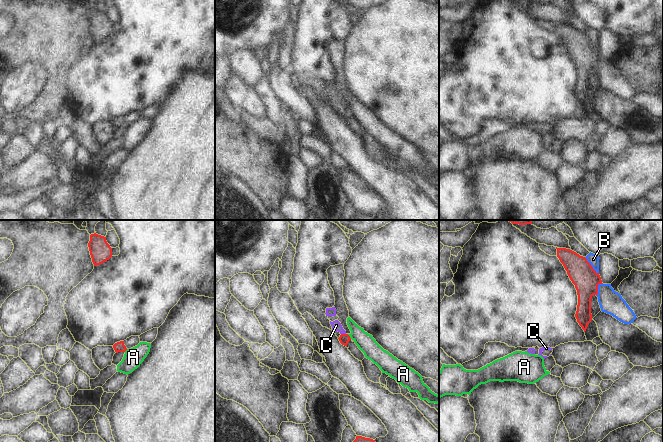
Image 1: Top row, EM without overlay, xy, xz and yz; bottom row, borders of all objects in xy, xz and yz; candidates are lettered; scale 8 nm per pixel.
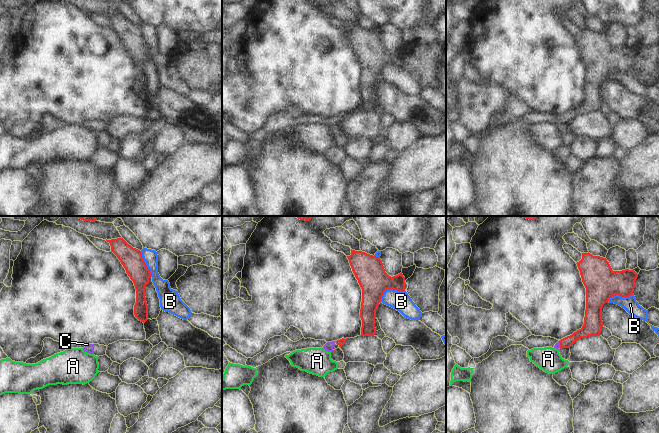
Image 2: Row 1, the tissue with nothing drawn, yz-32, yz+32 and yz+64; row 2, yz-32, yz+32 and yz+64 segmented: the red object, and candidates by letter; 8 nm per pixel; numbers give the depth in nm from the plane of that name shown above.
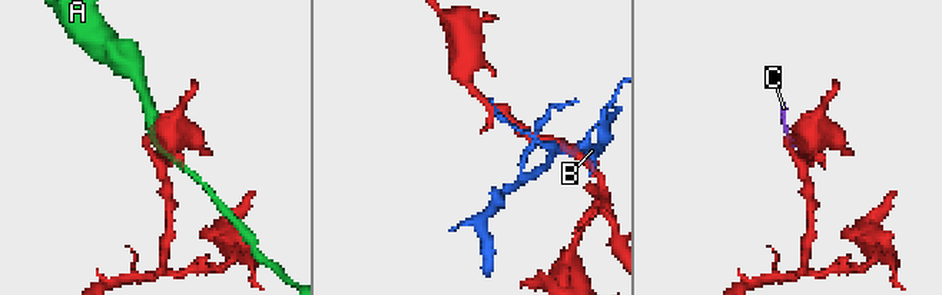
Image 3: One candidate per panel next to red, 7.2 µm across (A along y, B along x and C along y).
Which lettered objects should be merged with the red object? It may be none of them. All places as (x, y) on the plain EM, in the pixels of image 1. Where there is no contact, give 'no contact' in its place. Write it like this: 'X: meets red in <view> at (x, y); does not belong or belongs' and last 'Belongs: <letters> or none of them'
A: meets red in xz at (349, 112); does not belong
B: meets red in yz at (590, 41); does not belong
C: meets red in xz at (343, 110); belongs
Belongs: C

